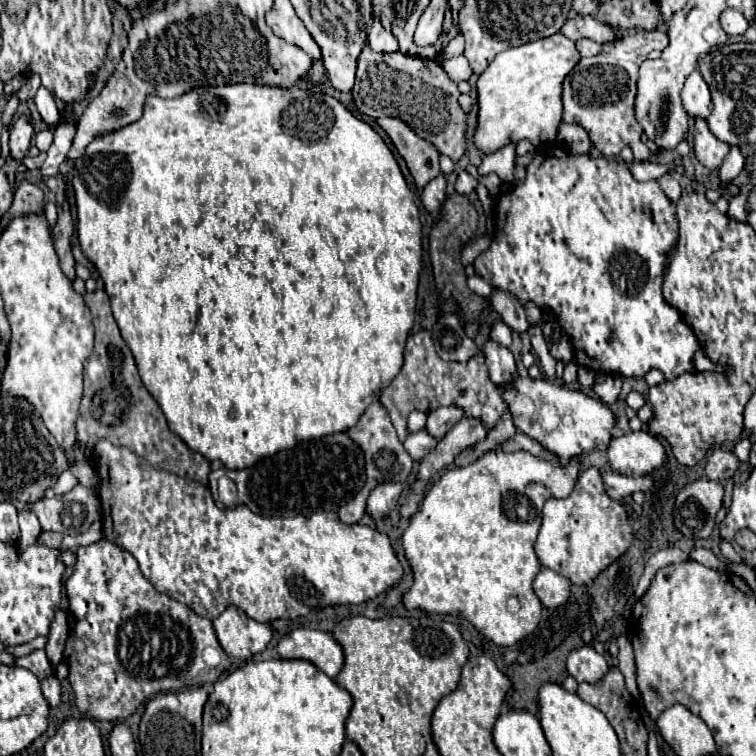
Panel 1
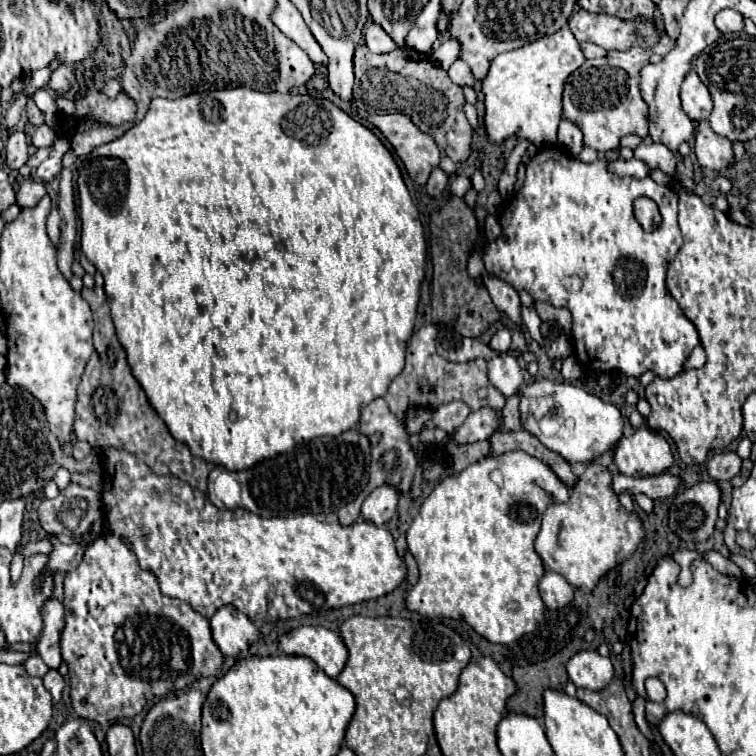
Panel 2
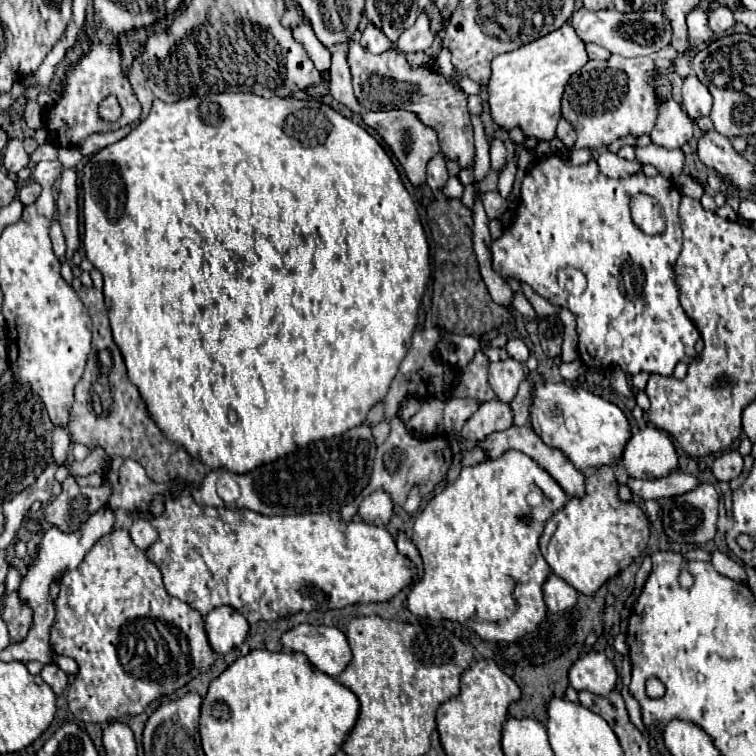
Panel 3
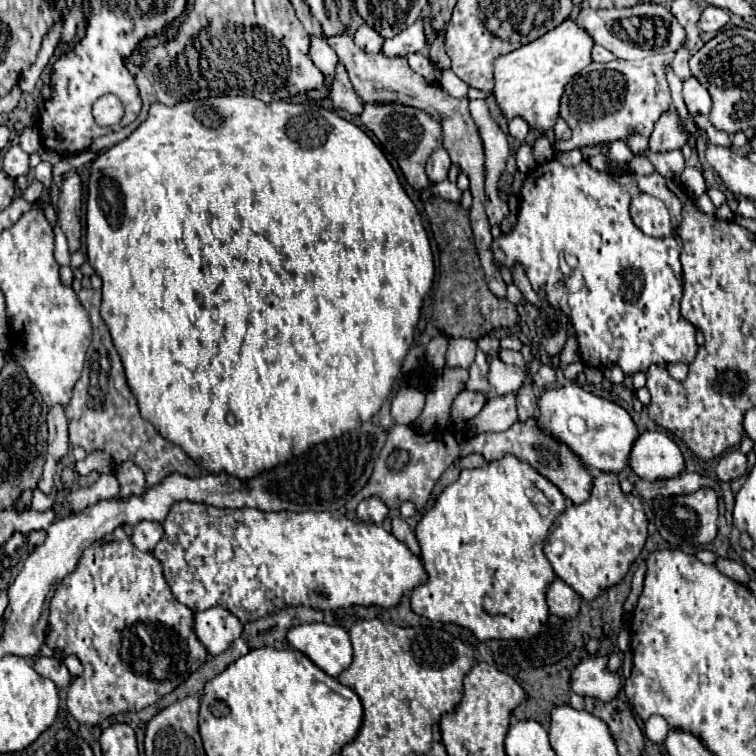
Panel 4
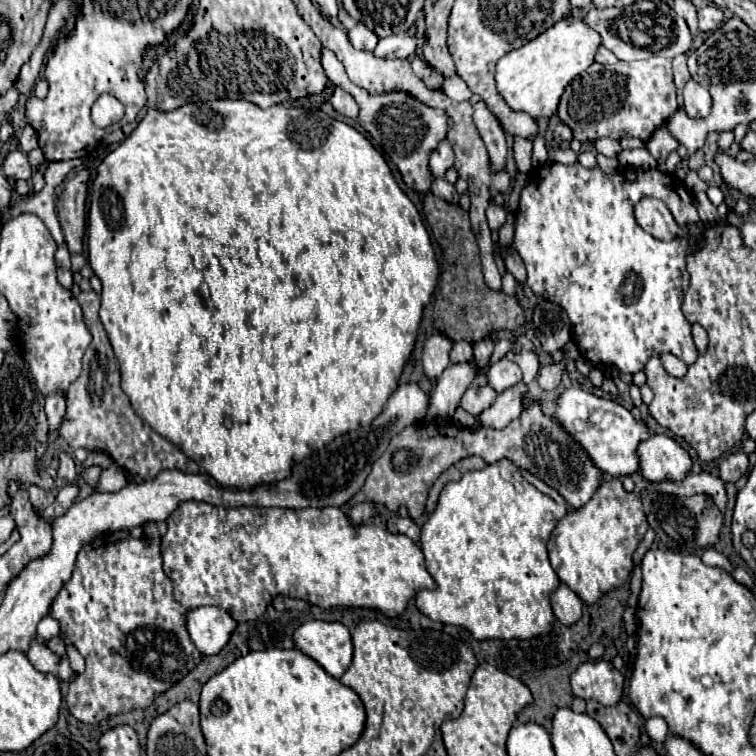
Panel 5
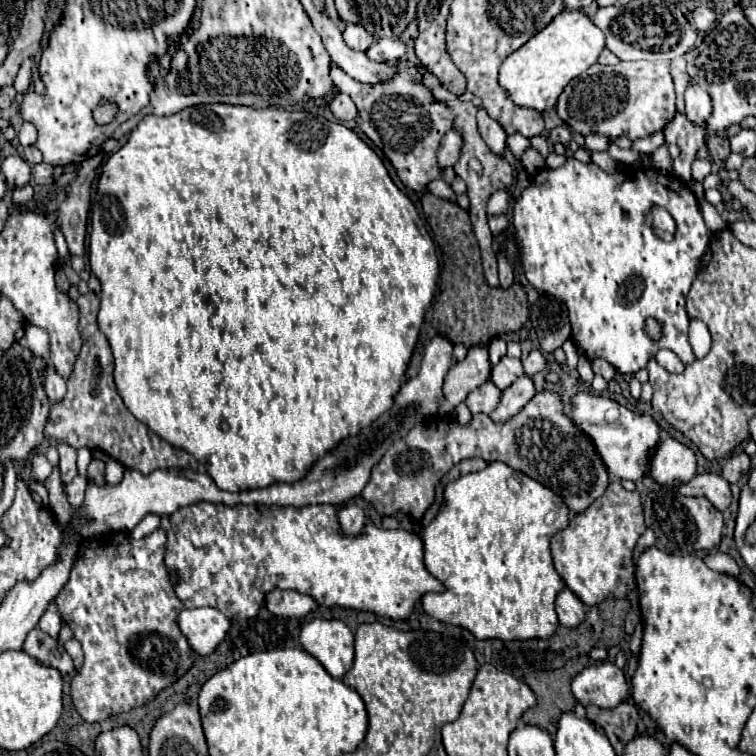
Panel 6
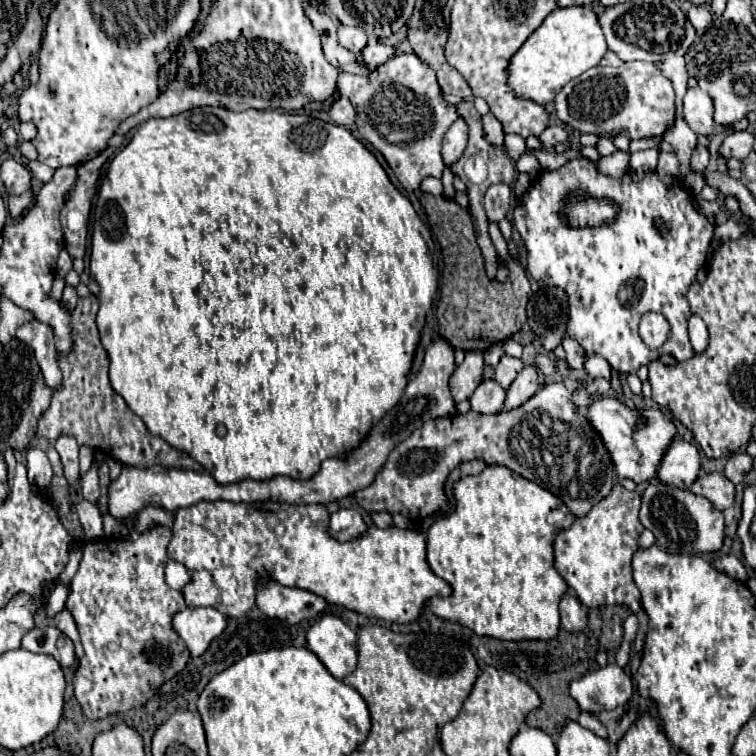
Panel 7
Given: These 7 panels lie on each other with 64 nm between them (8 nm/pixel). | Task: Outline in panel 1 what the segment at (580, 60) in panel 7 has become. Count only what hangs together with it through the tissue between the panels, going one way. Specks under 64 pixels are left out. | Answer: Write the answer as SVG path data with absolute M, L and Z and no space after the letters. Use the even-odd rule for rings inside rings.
M554 34L536 42L500 52L478 76L478 124L474 144L484 154L502 150L510 142L530 140L534 146L552 144L562 122L562 80L578 64L580 54L572 40Z

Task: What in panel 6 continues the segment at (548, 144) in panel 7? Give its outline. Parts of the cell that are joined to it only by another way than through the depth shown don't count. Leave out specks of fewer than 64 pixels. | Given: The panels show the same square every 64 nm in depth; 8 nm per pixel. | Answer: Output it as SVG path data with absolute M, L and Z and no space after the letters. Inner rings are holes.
M556 126L554 130L550 130L550 140L552 140L554 144L558 144L558 142L568 144L568 142L572 140L572 134L570 134L570 130L568 130L566 126Z

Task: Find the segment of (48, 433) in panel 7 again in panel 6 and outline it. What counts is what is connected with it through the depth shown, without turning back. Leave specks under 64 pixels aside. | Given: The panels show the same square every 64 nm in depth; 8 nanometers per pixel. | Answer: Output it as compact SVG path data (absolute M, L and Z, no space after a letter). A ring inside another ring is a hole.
M94 292L82 294L78 300L80 306L80 330L86 336L86 344L78 356L78 362L74 366L74 374L68 380L68 394L64 402L54 404L50 410L50 418L46 424L46 436L62 440L70 444L72 448L98 448L110 454L110 444L112 444L112 458L118 460L124 468L138 470L144 476L160 470L160 468L190 468L198 470L198 462L186 454L180 448L174 448L166 440L154 434L154 446L152 446L152 436L150 428L136 420L136 416L126 408L122 396L116 390L114 384L114 358L110 344L106 336L98 330L98 306L100 300ZM112 366L112 368L110 368ZM100 372L100 374L98 374ZM140 424L140 428L138 428Z

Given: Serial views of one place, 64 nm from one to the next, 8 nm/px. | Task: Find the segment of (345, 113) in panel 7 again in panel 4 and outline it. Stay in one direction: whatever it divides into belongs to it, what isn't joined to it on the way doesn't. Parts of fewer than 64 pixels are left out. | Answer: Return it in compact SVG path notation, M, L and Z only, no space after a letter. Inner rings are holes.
M344 64L336 66L336 74L334 74L334 82L330 88L330 98L334 100L334 104L350 114L362 114L364 104L362 100L356 96L350 80L348 80L348 72L344 68Z

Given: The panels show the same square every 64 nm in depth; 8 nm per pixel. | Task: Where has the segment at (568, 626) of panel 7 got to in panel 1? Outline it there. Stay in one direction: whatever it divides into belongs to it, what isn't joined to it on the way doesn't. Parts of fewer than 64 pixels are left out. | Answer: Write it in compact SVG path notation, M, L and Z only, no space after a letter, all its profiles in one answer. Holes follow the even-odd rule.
M542 566L538 576L534 578L534 592L546 608L562 606L570 596L570 580L560 576L558 572Z

